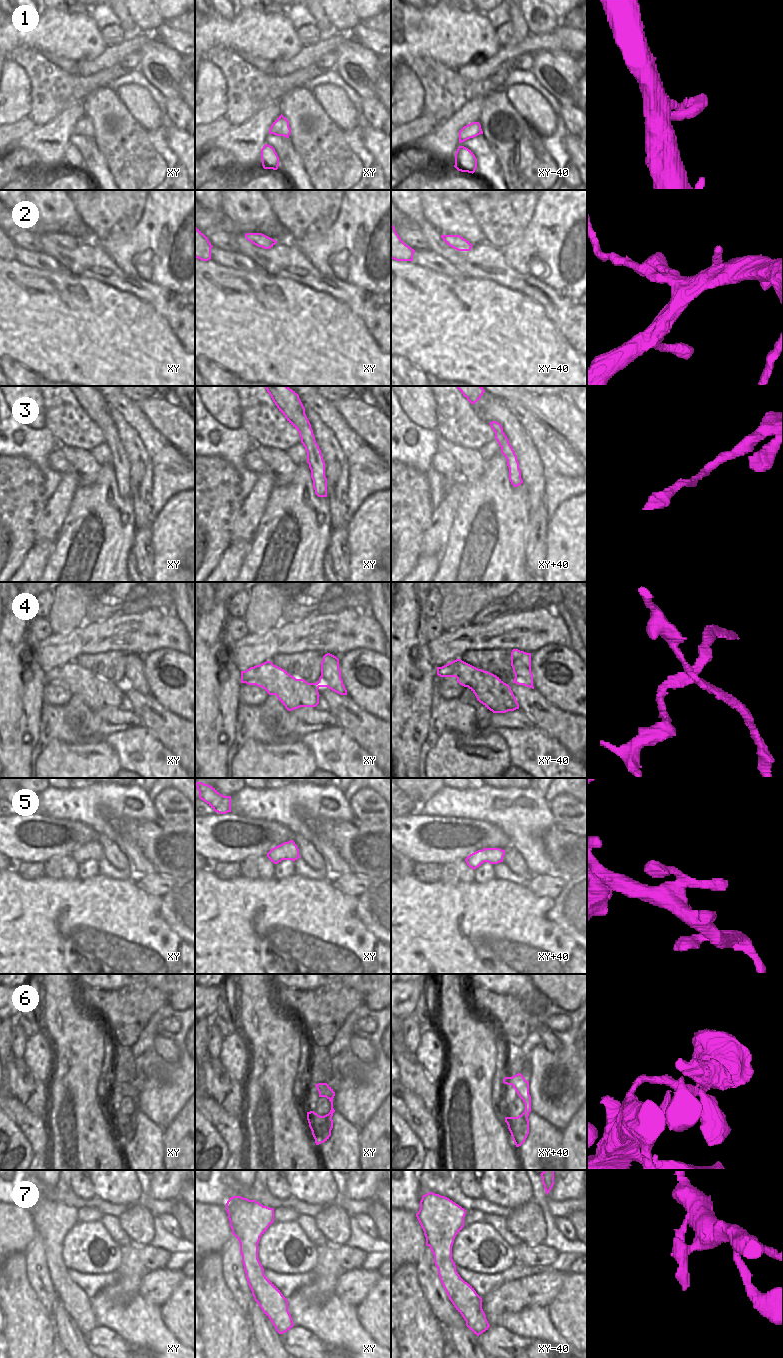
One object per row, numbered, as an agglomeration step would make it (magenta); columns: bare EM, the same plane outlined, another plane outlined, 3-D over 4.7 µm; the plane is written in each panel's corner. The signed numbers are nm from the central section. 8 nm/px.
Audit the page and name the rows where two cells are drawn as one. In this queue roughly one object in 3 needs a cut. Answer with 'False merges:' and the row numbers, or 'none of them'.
False merges: 3, 4, 6

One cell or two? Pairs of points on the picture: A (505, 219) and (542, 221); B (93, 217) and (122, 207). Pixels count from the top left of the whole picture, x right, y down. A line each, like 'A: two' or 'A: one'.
A: two
B: one

